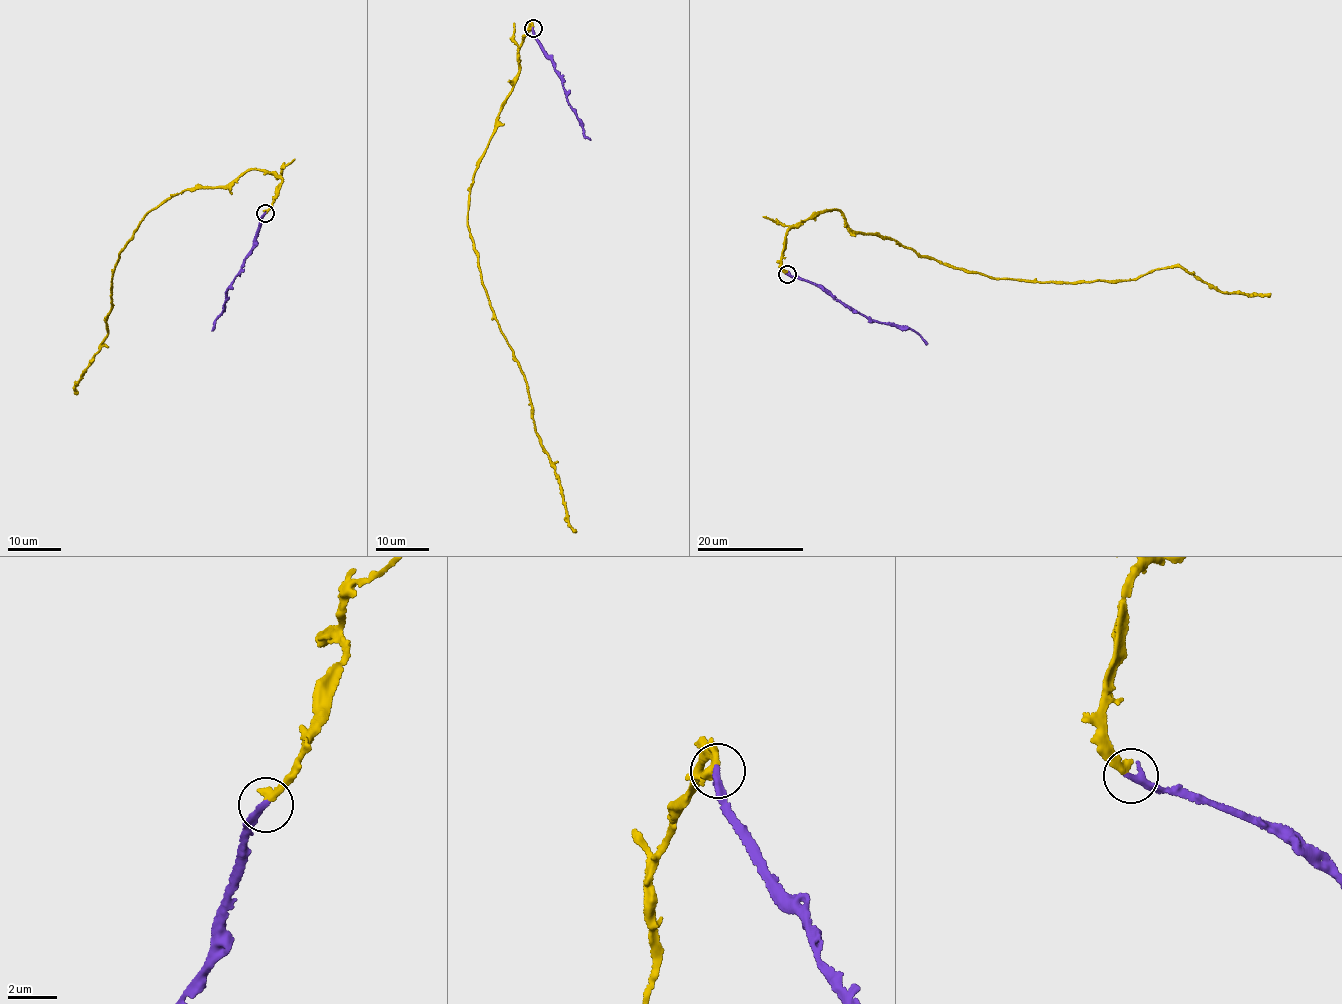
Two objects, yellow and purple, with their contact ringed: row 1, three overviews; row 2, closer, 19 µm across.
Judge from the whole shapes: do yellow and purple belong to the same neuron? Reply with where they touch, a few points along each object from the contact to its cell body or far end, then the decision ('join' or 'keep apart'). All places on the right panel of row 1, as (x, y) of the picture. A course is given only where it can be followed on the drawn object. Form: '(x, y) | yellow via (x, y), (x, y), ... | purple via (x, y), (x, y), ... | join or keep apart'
(787, 274) | yellow via (787, 273), (788, 231), (835, 209), (850, 229), (999, 279), (1118, 282), (1179, 267), (1228, 294), (1270, 293) | purple via (787, 274), (827, 292), (880, 323), (914, 330), (927, 343) | join

